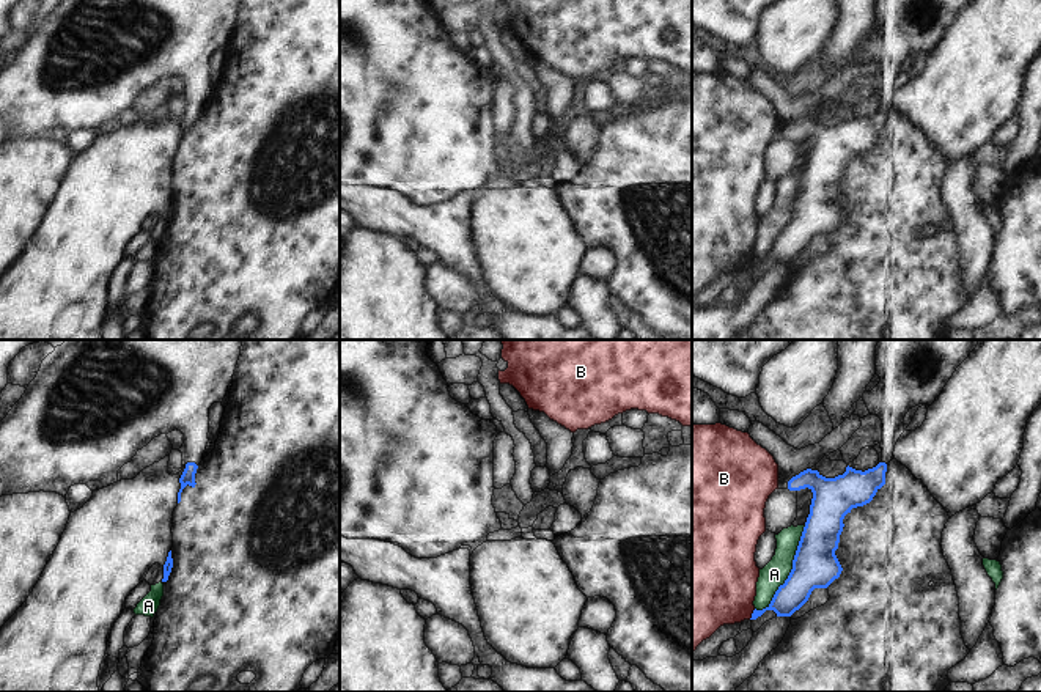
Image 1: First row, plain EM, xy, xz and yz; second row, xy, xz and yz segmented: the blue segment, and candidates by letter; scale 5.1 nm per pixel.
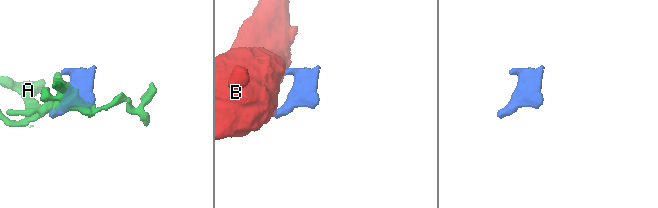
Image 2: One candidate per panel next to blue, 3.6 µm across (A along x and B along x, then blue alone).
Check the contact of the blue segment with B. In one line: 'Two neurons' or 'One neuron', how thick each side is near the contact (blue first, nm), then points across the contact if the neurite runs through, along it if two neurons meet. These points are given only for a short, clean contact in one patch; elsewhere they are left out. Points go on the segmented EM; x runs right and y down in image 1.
Two neurons. Thickness 150 nm (blue) against 440 nm.

